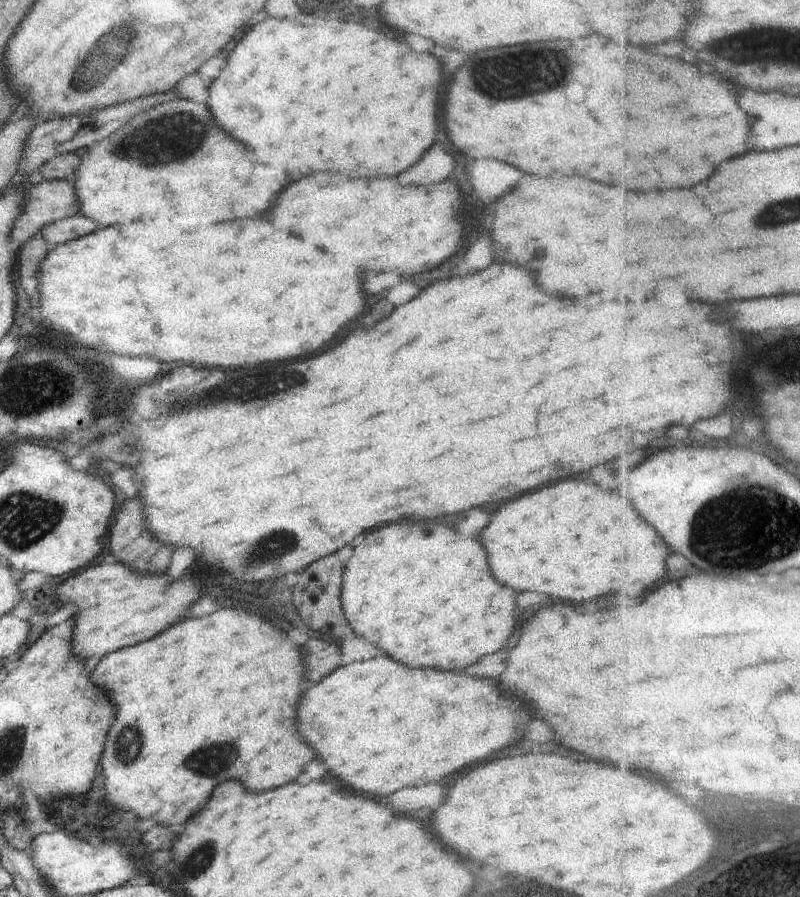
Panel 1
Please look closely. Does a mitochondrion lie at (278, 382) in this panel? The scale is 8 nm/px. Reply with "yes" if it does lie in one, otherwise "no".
yes

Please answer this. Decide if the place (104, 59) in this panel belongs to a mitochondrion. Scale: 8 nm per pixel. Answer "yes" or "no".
yes

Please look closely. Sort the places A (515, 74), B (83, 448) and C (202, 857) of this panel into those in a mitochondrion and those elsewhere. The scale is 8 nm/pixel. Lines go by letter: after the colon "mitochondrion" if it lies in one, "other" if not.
A: mitochondrion
B: other
C: mitochondrion

